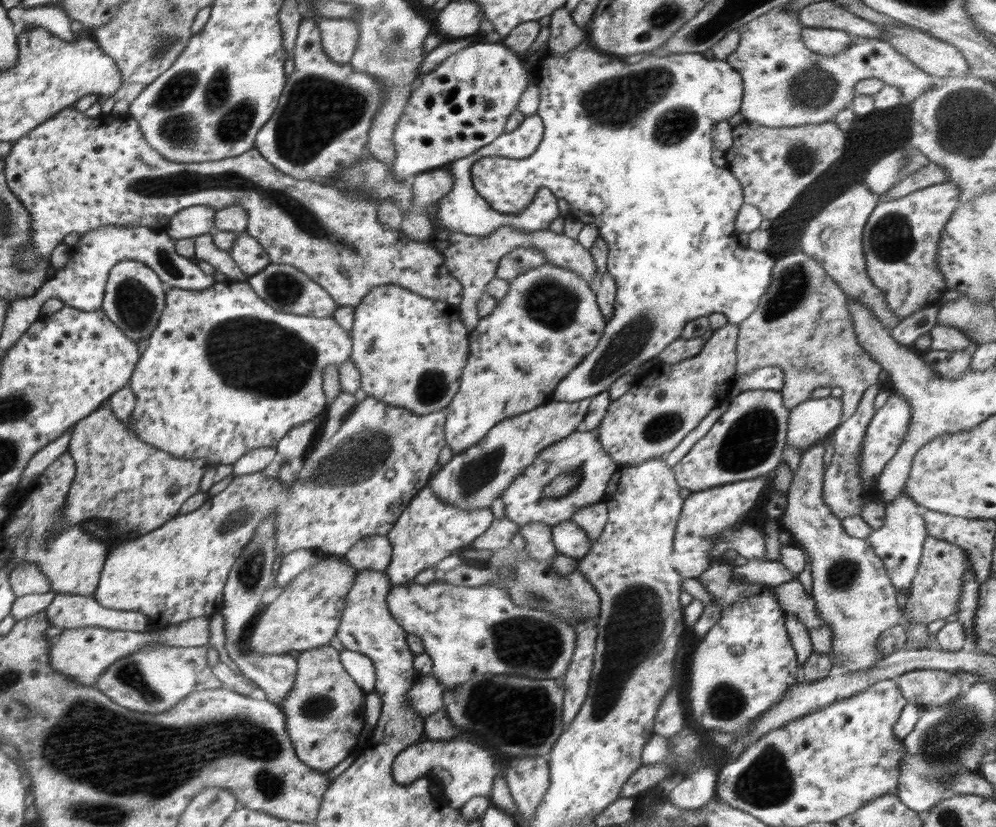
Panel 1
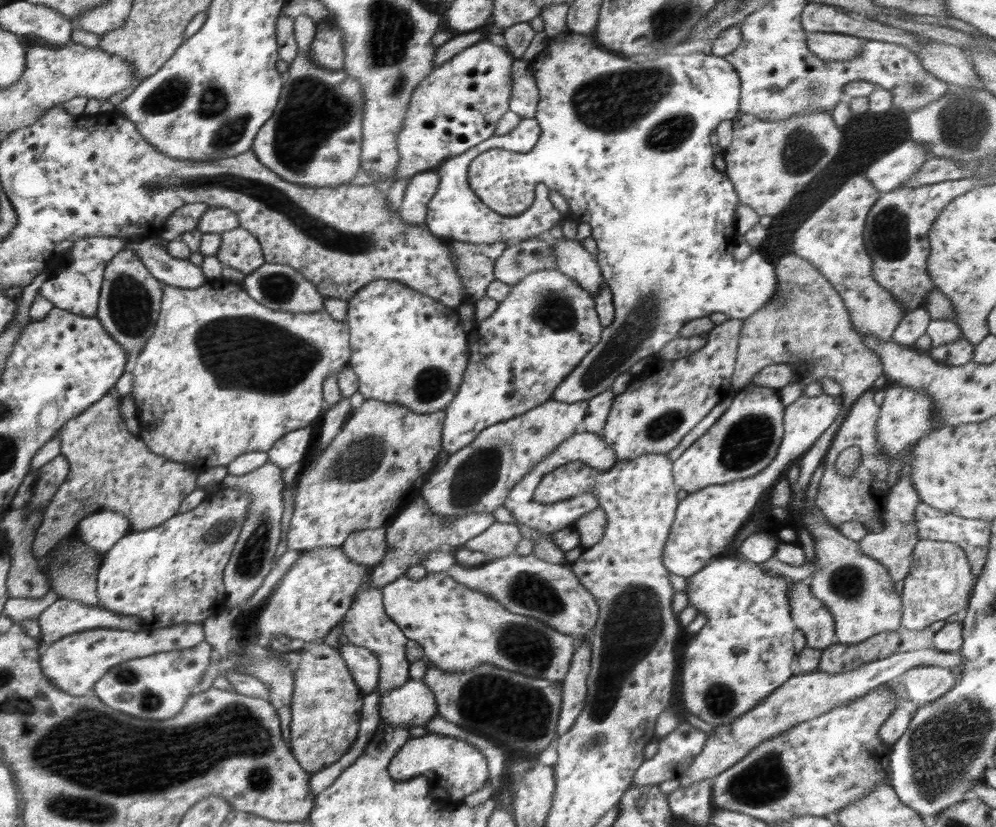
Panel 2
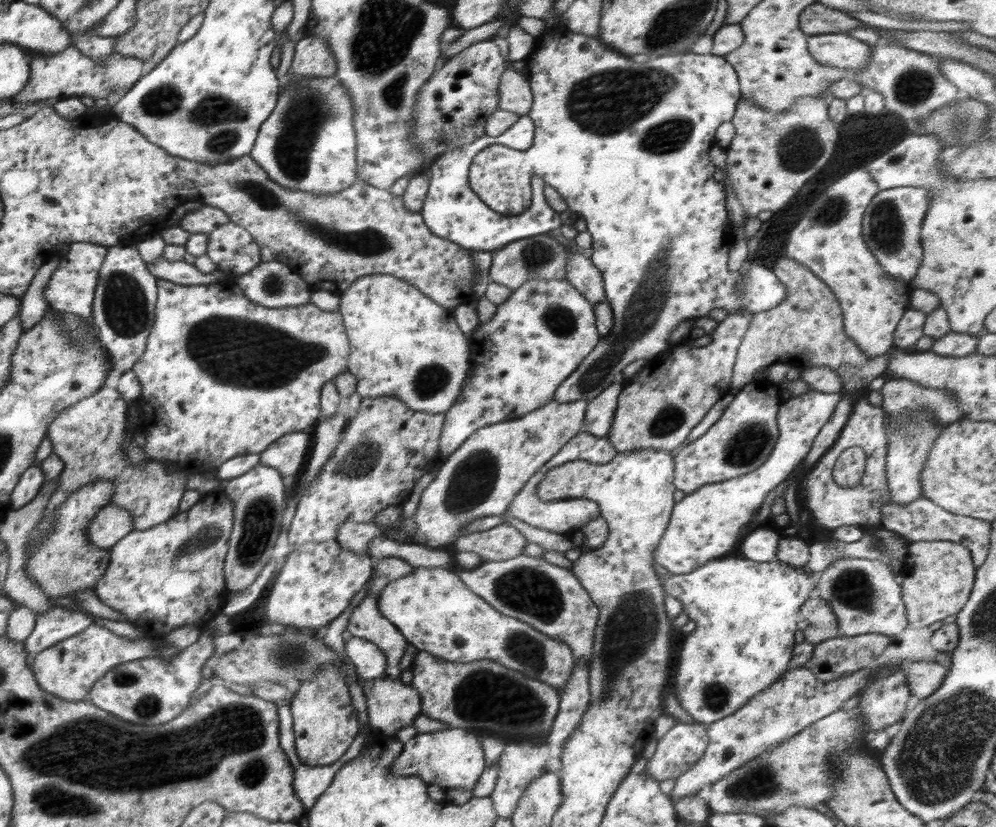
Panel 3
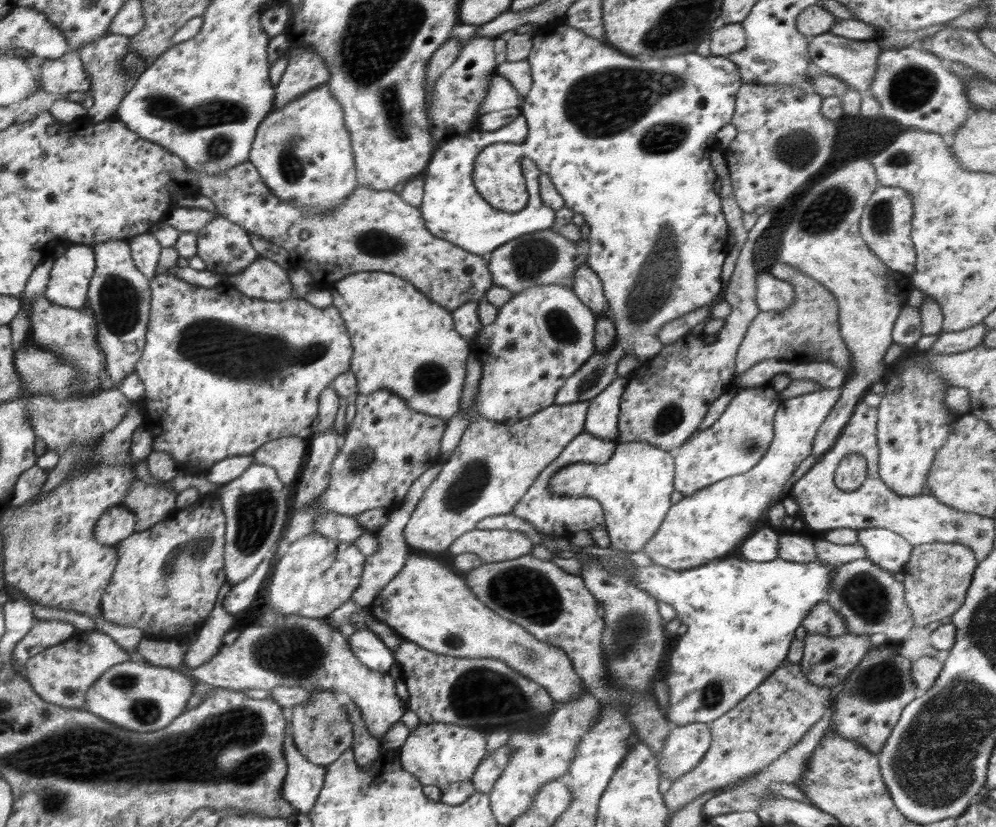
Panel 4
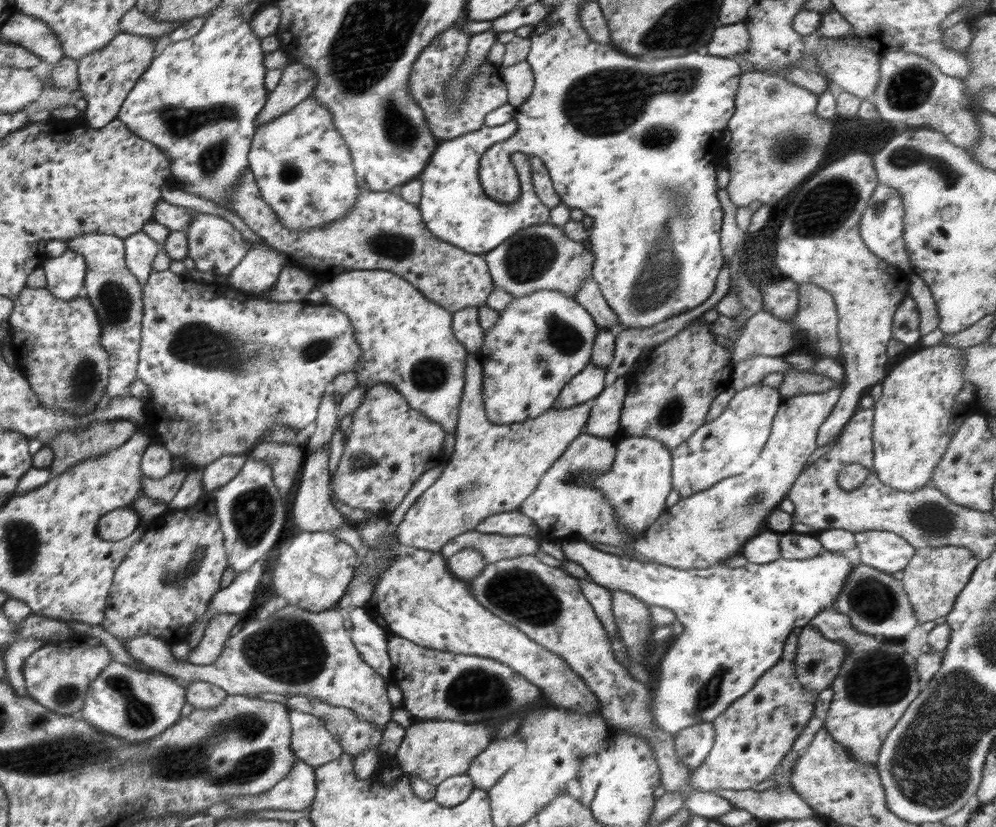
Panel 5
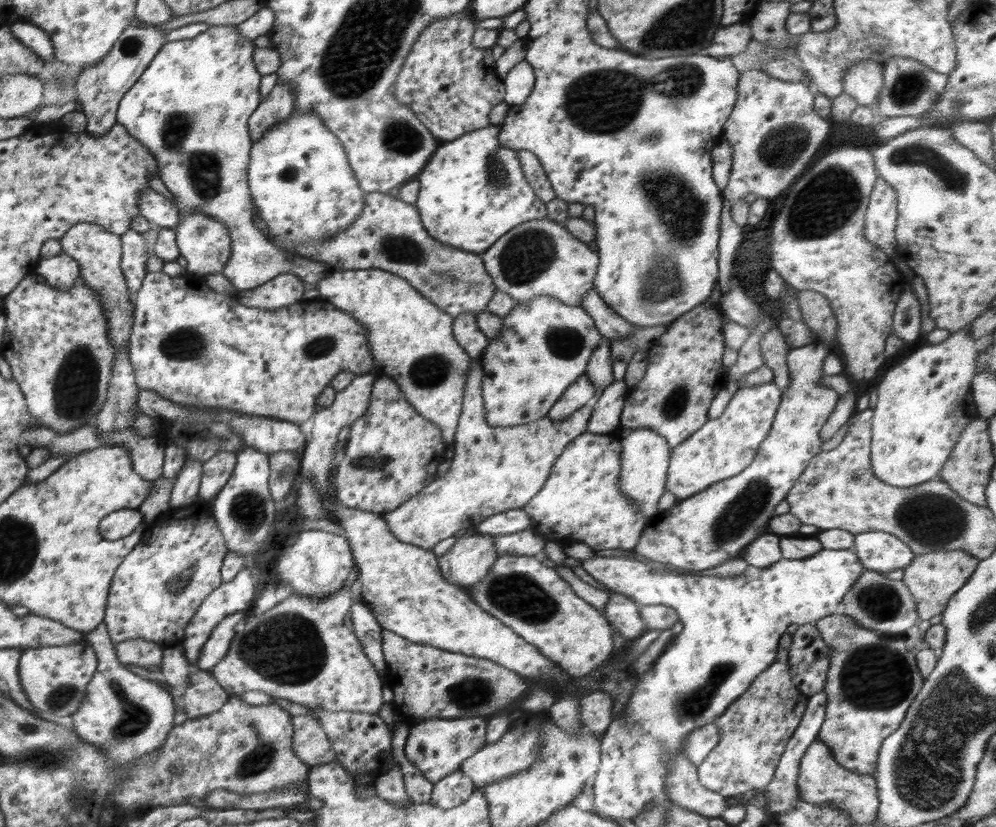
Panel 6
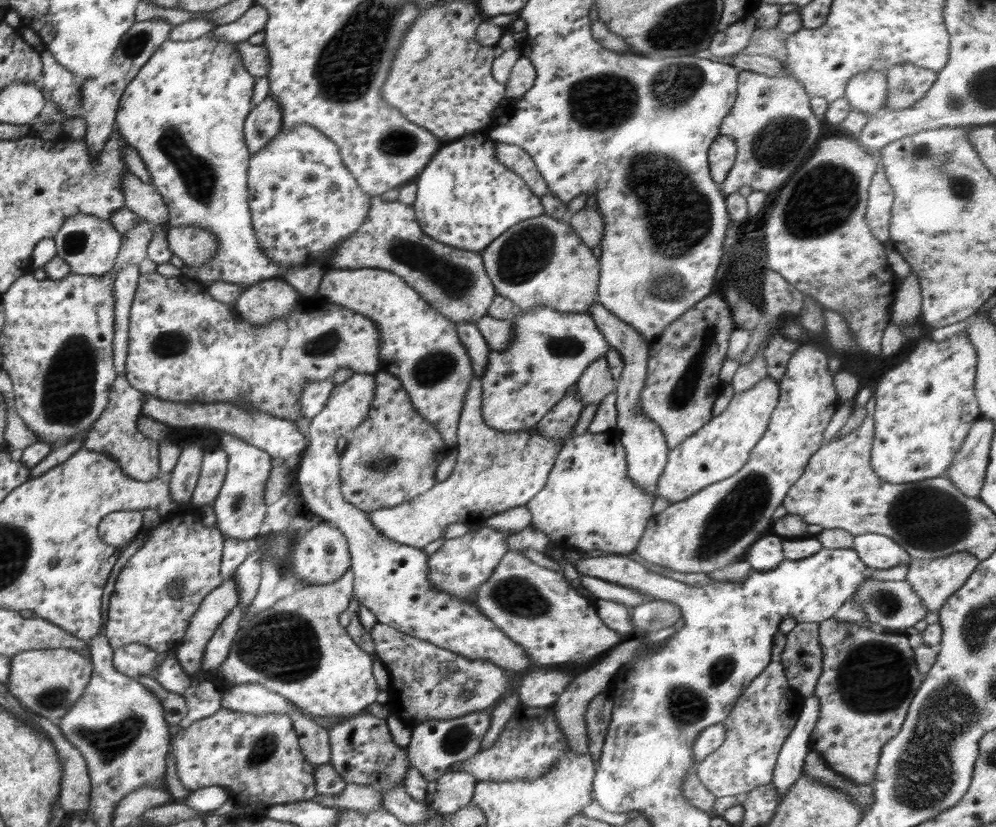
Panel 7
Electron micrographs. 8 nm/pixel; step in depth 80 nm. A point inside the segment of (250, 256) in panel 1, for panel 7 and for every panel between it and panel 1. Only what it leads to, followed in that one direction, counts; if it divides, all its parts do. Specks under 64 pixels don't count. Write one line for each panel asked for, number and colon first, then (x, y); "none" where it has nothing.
2: (238, 248)
3: (231, 247)
4: (225, 247)
5: (214, 244)
6: (204, 242)
7: (194, 245)

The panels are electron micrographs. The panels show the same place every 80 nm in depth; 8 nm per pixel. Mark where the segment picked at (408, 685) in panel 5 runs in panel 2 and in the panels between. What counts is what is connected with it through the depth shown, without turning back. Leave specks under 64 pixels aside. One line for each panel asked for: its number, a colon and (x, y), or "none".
2: (518, 713)
3: (485, 698)
4: (486, 694)

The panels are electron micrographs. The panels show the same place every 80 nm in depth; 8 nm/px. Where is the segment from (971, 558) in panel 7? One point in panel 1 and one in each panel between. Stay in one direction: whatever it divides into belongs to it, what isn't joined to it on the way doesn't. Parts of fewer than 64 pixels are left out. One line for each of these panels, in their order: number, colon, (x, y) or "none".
1: (935, 594)
2: (938, 587)
3: (938, 576)
4: (937, 576)
5: (933, 578)
6: (932, 579)

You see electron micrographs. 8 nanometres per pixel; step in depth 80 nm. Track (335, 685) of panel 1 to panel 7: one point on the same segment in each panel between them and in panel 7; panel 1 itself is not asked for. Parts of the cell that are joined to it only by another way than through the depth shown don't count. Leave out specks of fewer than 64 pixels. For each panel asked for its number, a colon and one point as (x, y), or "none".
2: (326, 706)
3: (324, 722)
4: (321, 730)
5: (310, 741)
6: (310, 743)
7: (313, 739)

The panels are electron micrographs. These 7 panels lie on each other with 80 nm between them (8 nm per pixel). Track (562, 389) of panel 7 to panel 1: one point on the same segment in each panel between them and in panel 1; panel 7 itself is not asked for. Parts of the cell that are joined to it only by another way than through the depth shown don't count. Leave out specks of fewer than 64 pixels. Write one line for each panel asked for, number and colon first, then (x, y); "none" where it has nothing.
1: (548, 321)
2: (537, 335)
3: (537, 338)
4: (540, 337)
5: (541, 341)
6: (544, 345)

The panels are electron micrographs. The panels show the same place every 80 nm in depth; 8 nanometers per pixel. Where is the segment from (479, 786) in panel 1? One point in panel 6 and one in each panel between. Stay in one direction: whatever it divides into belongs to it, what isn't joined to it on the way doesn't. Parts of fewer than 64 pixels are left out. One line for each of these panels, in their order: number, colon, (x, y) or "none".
2: (447, 762)
3: (452, 758)
4: (435, 753)
5: (434, 750)
6: (438, 747)

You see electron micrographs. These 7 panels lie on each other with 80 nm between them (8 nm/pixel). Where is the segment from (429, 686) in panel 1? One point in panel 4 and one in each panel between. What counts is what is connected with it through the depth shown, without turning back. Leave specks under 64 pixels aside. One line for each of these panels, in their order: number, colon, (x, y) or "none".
2: (413, 704)
3: (391, 705)
4: (293, 652)

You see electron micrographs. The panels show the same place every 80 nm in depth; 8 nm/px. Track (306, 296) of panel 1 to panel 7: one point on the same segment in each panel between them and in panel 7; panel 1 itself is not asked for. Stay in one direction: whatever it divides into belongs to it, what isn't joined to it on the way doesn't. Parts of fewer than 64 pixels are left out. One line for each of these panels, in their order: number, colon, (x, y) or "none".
2: (280, 287)
3: (275, 285)
4: (264, 279)
5: (255, 275)
6: (190, 108)
7: (184, 113)

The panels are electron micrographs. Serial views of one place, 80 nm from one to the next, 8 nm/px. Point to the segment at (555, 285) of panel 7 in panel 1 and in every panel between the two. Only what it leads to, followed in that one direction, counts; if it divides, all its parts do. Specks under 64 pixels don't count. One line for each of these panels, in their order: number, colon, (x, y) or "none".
1: (516, 262)
2: (517, 261)
3: (541, 256)
4: (545, 257)
5: (539, 257)
6: (537, 257)

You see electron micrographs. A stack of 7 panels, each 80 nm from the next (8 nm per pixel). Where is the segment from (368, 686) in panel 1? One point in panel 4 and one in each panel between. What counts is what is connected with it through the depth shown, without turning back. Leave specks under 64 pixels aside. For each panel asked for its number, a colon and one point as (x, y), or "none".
2: (363, 666)
3: (370, 662)
4: (367, 646)

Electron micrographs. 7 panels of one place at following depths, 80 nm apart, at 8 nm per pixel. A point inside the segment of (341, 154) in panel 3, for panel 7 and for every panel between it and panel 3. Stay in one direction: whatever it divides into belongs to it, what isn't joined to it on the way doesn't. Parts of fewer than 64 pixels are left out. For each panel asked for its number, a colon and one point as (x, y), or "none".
4: (303, 153)
5: (303, 168)
6: (302, 185)
7: (304, 201)

